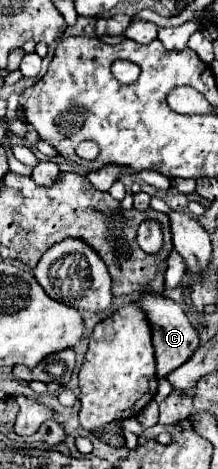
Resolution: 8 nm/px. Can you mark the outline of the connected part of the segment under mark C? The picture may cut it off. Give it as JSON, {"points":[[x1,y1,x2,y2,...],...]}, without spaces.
{"points":[[143,293,139,297,137,305,147,315,147,321,149,321,149,327,151,327,151,339,153,339,155,361,157,361,157,375,165,377,173,369,181,367,191,357,191,353,195,353,195,349,199,345,199,335,195,331,195,327,189,323,181,305,175,303,169,297,163,297,163,295,157,295,157,293]]}

